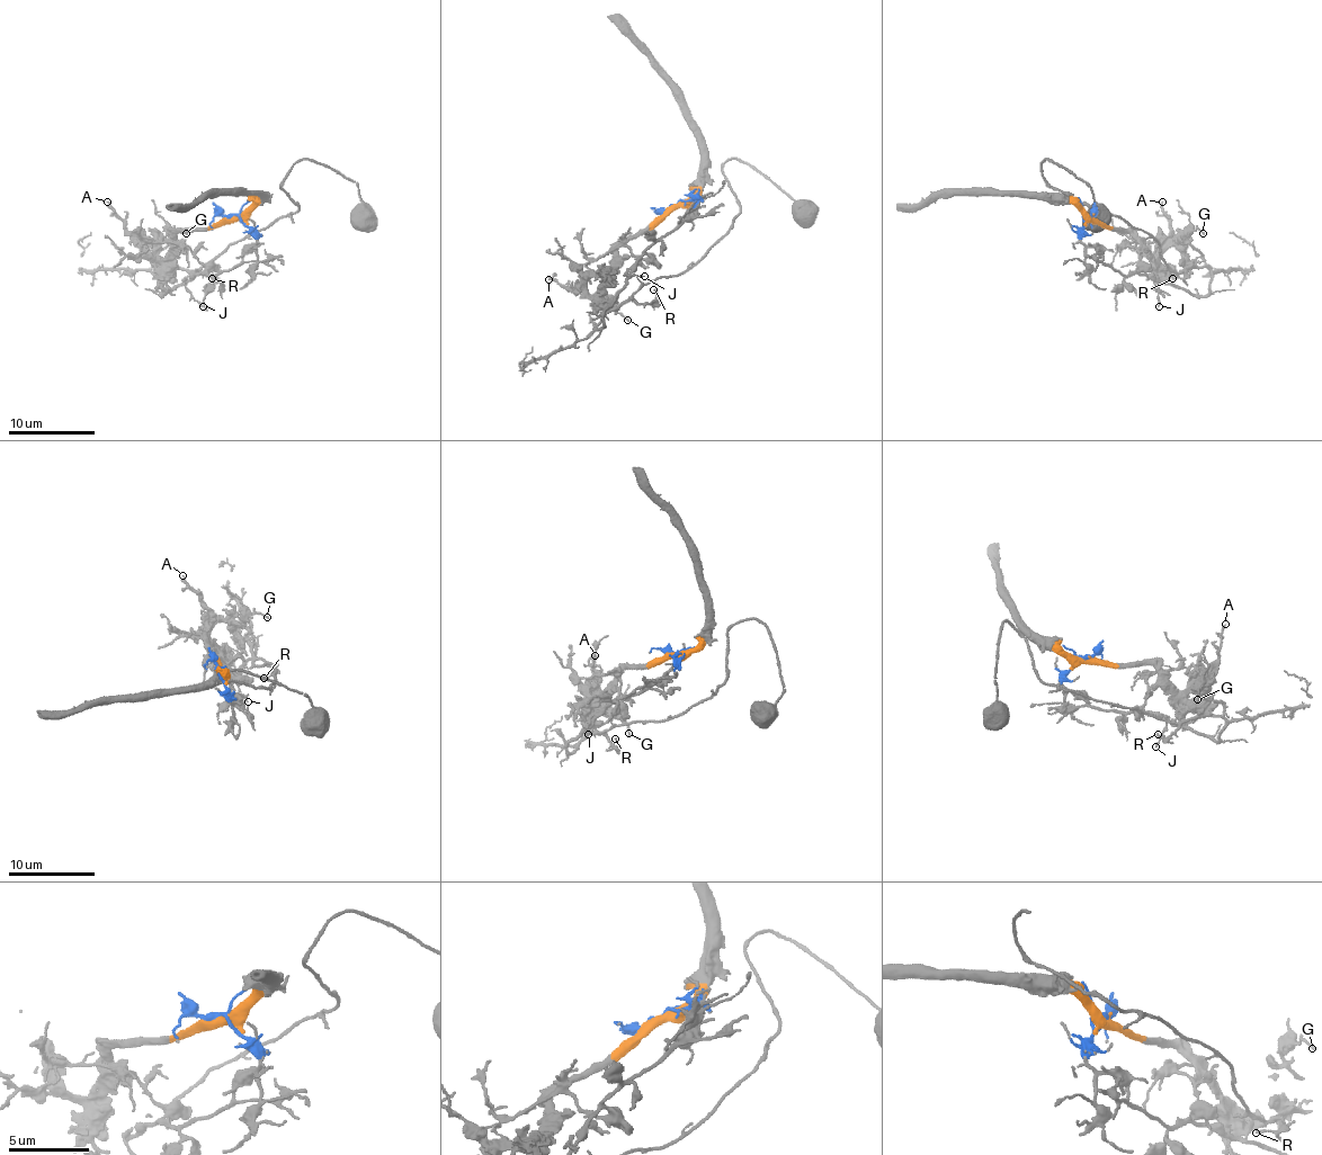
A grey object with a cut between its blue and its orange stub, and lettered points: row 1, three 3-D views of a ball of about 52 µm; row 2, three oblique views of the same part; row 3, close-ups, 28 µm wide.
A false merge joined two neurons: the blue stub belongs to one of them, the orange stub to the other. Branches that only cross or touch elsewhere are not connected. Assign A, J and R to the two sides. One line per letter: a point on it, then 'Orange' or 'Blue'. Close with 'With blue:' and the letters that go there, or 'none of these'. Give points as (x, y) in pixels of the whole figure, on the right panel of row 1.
A: Place: (1162, 202). Orange
J: Place: (1159, 306). Blue
R: Place: (1172, 278). Blue
With blue: J, R

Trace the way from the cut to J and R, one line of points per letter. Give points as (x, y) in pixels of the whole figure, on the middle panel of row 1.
J: (676, 207), (680, 200), (698, 200), (626, 275), (643, 277)
R: (676, 207), (698, 198), (639, 259), (605, 311), (605, 327), (596, 327), (628, 301), (650, 303), (654, 289)

